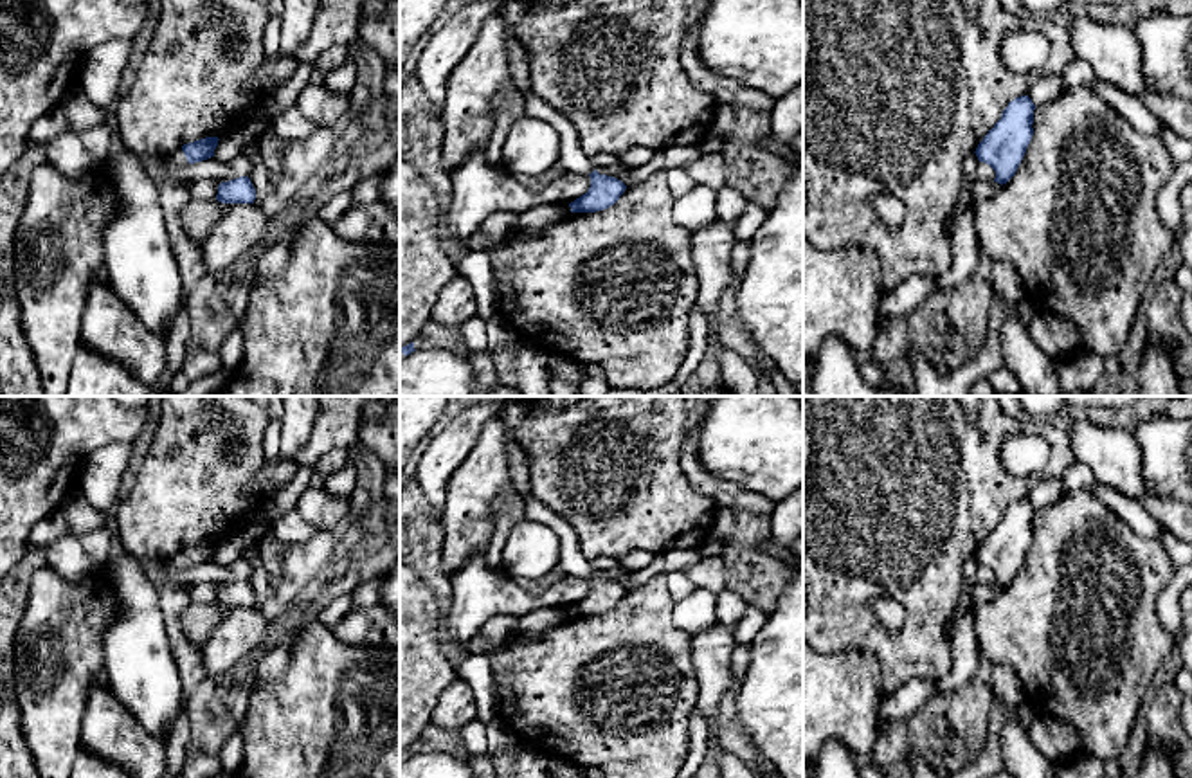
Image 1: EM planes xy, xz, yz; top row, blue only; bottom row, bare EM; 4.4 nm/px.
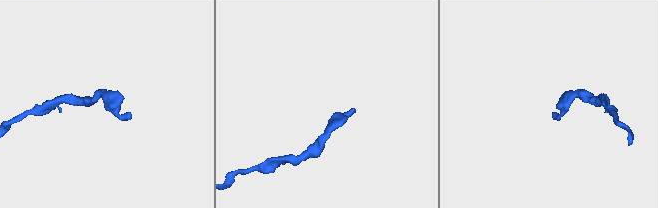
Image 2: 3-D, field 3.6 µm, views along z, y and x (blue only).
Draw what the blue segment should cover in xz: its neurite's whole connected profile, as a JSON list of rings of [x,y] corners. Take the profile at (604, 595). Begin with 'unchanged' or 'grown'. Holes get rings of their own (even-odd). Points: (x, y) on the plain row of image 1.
grown; [[[510,396],[502,409],[502,420],[508,430],[508,466],[513,488],[524,499],[524,517],[546,524],[560,540],[558,569],[567,576],[591,580],[591,591],[585,598],[569,607],[571,616],[596,616],[614,609],[625,596],[627,589],[607,578],[600,578],[591,562],[582,555],[578,537],[571,524],[544,506],[529,493],[528,456],[517,441],[517,427],[526,418],[528,405],[524,396]]]

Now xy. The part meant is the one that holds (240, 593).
unchanged; [[[239,580],[218,589],[216,603],[221,607],[254,607],[256,593],[248,580]]]

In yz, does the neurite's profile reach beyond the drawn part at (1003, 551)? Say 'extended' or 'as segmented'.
as segmented

